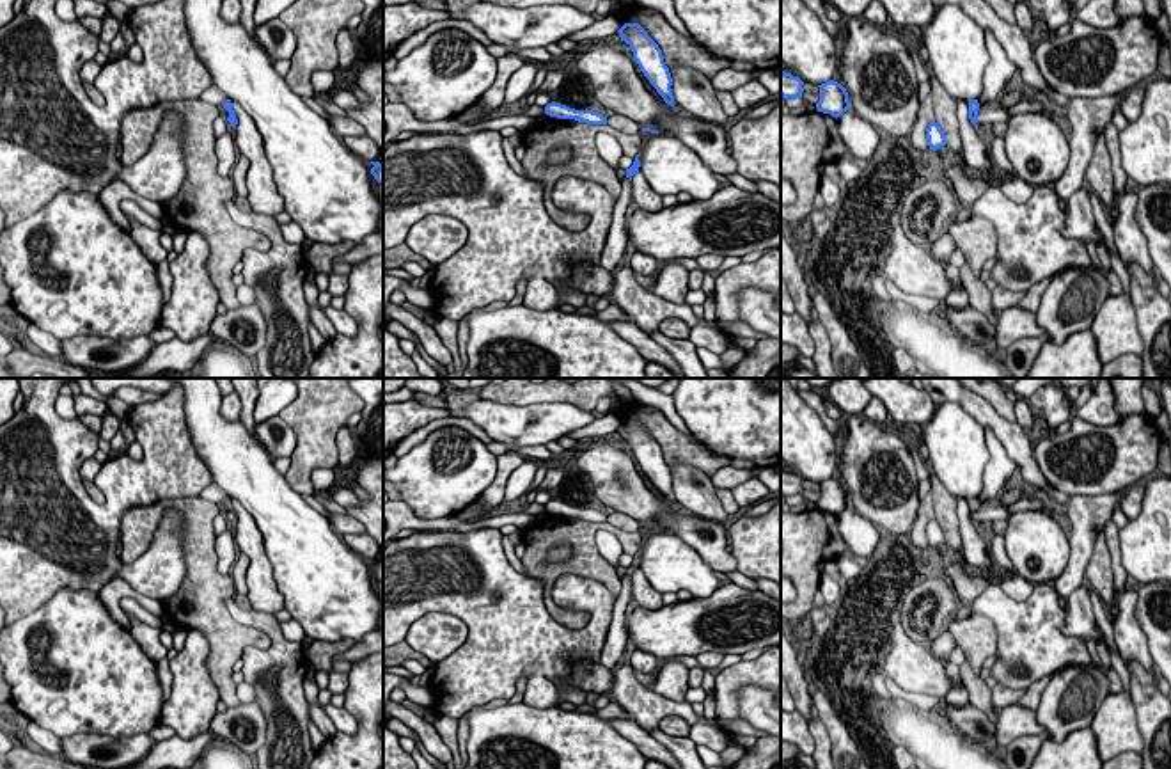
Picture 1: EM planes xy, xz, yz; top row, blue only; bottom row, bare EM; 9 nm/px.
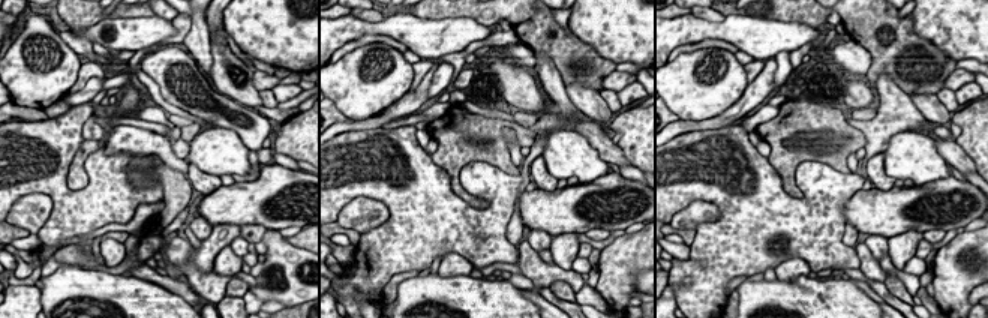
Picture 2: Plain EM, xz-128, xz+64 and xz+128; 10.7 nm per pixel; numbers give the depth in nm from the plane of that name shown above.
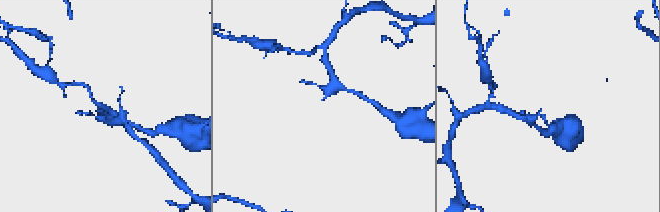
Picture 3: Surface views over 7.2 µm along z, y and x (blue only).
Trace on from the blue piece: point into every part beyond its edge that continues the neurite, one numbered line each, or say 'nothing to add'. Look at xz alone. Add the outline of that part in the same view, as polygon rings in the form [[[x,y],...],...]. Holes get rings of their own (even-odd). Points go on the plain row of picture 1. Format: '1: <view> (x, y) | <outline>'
1: xz (616, 640) | [[[623,575],[621,593],[616,599],[612,623],[607,634],[605,646],[601,650],[601,664],[609,670],[616,670],[619,666],[623,650],[628,643],[628,638],[623,627],[625,627],[625,611],[630,600],[632,600],[632,577]]]

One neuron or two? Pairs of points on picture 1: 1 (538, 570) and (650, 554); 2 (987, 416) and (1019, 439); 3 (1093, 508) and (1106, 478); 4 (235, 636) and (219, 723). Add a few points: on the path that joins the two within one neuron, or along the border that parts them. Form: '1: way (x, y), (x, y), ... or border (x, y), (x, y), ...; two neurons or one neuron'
1: border (643, 546), (637, 553); two neurons
2: way (994, 421), (1012, 436); one neuron
3: border (1123, 489), (1072, 496); two neurons
4: border (240, 702), (227, 709); two neurons

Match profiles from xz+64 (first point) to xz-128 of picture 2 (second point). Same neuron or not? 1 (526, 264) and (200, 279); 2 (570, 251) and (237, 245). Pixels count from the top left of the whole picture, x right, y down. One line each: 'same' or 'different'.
1: same
2: different

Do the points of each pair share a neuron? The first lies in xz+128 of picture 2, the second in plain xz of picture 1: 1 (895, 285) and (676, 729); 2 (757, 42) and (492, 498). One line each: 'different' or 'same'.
1: same
2: different

